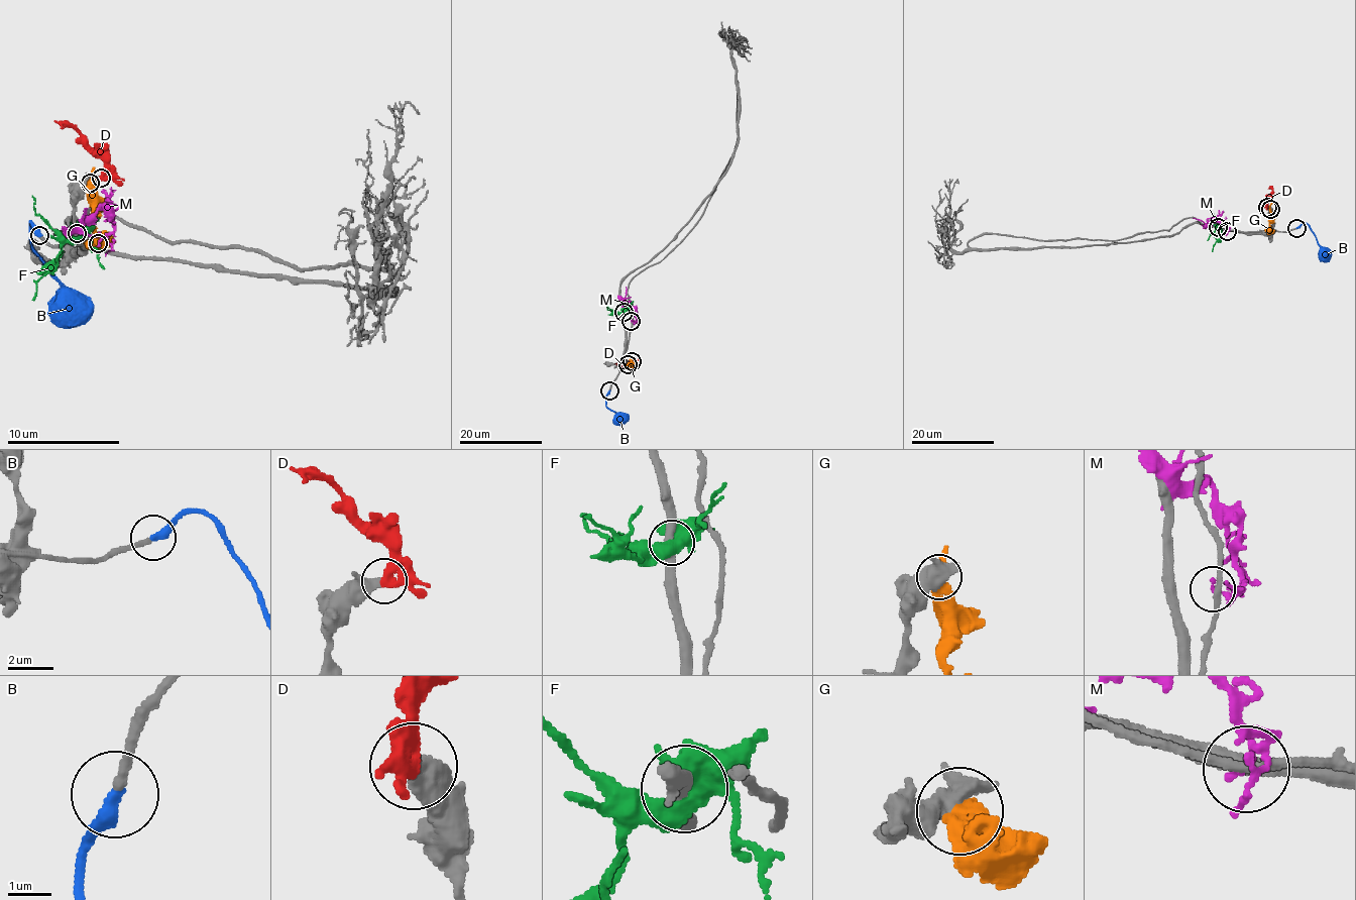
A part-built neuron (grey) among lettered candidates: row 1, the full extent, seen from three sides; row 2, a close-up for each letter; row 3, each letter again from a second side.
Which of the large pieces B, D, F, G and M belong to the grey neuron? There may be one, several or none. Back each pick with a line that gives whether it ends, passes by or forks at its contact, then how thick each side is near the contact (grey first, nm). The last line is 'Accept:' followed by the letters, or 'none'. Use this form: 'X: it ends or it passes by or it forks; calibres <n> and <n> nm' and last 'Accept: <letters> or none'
B: it ends; calibres 220 and 360 nm
D: it ends; calibres 280 and 400 nm
Accept: B, D

